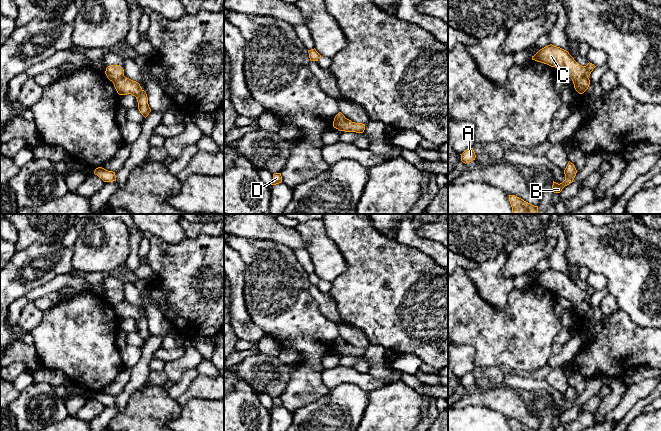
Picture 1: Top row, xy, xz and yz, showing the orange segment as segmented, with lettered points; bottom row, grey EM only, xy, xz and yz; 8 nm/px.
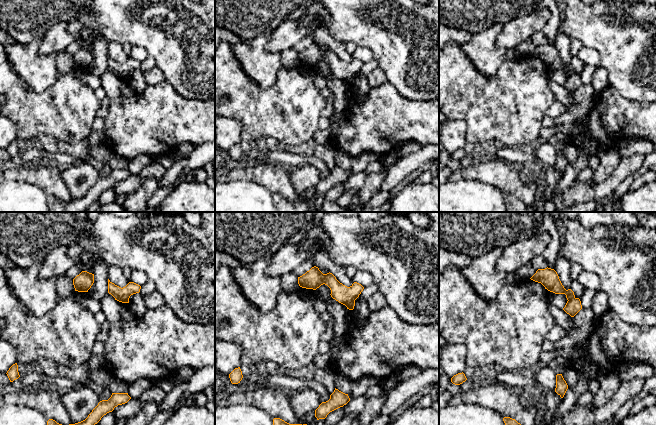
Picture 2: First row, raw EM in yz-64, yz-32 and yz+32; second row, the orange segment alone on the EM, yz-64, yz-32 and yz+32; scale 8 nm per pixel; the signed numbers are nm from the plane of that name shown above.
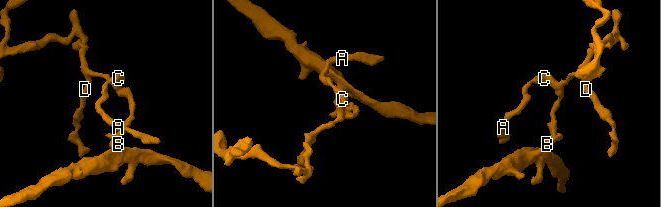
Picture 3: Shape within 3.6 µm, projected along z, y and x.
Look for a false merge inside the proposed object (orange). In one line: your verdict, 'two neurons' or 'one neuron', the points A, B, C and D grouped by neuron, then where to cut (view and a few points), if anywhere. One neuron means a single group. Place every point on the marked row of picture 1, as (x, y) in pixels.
two neurons; groups A C D / B; cut yz (587, 76), (573, 83)

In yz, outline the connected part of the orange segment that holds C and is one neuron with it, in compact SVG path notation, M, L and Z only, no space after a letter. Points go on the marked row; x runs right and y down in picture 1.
M552 44L540 49L532 56L532 60L561 69L565 75L572 79L573 83L584 77L589 77L596 67L590 62L586 66L578 64L568 51Z

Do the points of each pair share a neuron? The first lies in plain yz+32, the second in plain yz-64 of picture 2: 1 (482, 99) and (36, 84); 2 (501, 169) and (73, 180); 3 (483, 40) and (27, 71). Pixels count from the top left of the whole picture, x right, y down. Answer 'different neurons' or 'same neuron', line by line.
1: different neurons
2: different neurons
3: same neuron

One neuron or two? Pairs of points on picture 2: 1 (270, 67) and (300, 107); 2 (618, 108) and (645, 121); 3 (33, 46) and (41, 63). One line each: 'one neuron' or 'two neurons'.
1: two neurons
2: one neuron
3: one neuron

